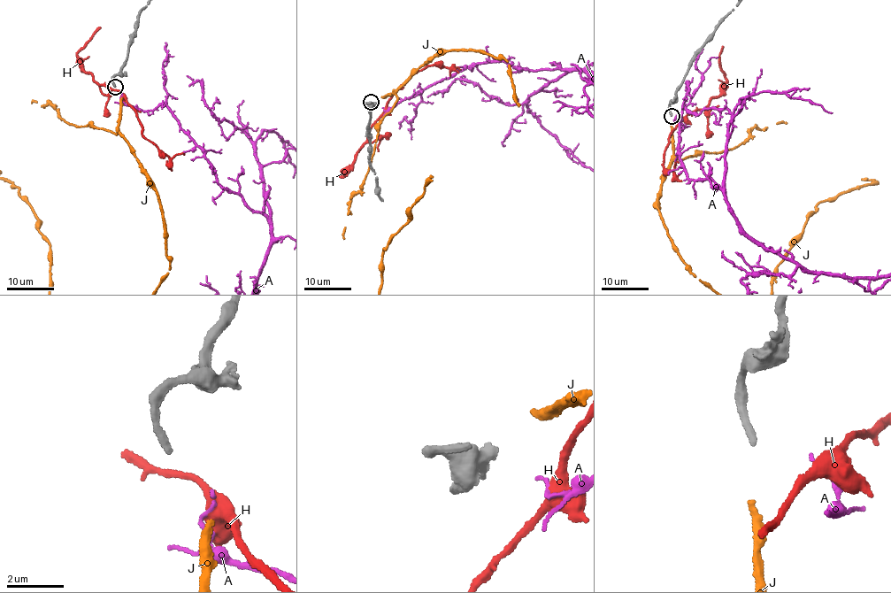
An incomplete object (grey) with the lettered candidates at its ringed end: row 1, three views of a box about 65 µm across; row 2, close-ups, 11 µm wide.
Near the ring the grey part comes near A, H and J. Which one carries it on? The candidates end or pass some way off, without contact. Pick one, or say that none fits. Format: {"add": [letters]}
{"add": ["J"]}

